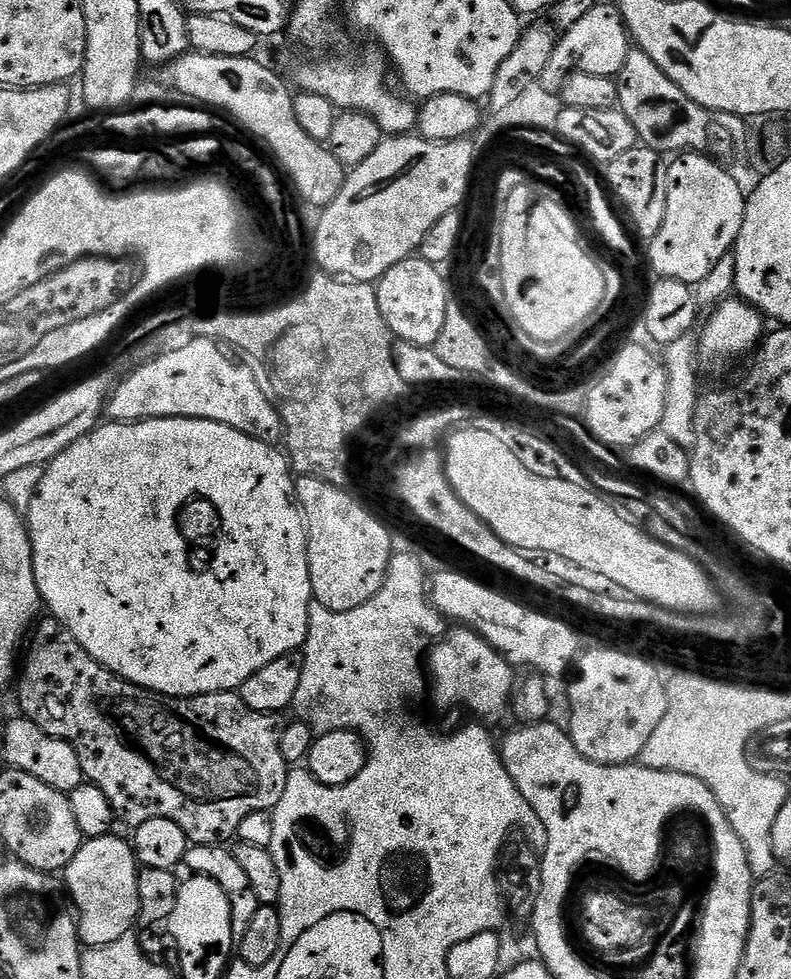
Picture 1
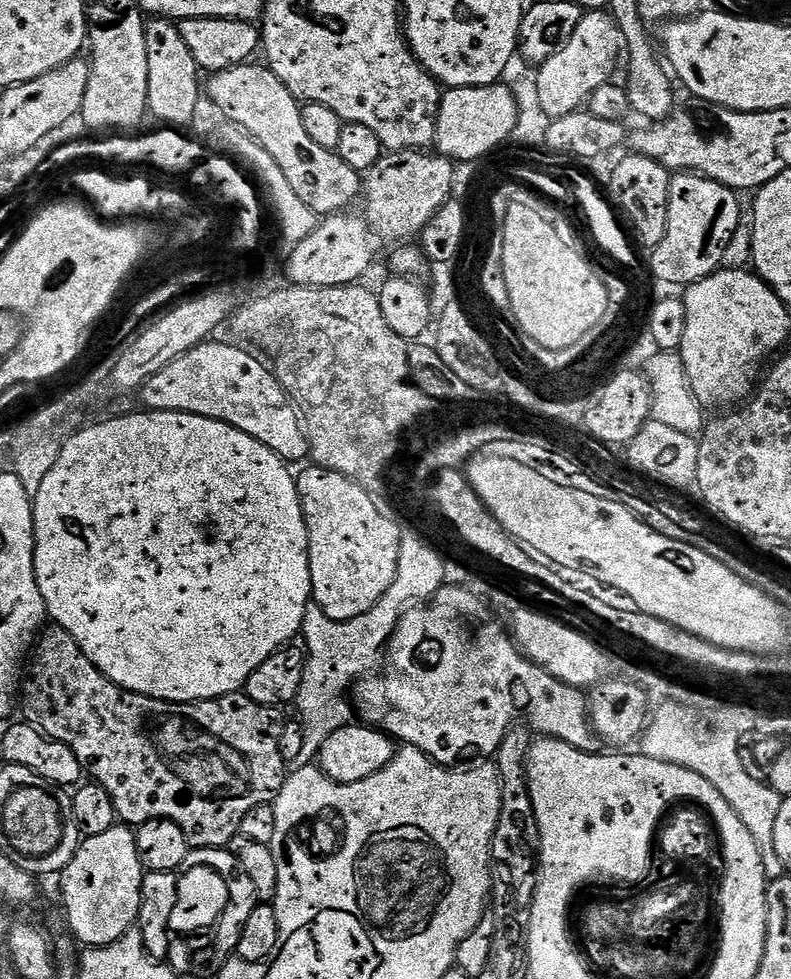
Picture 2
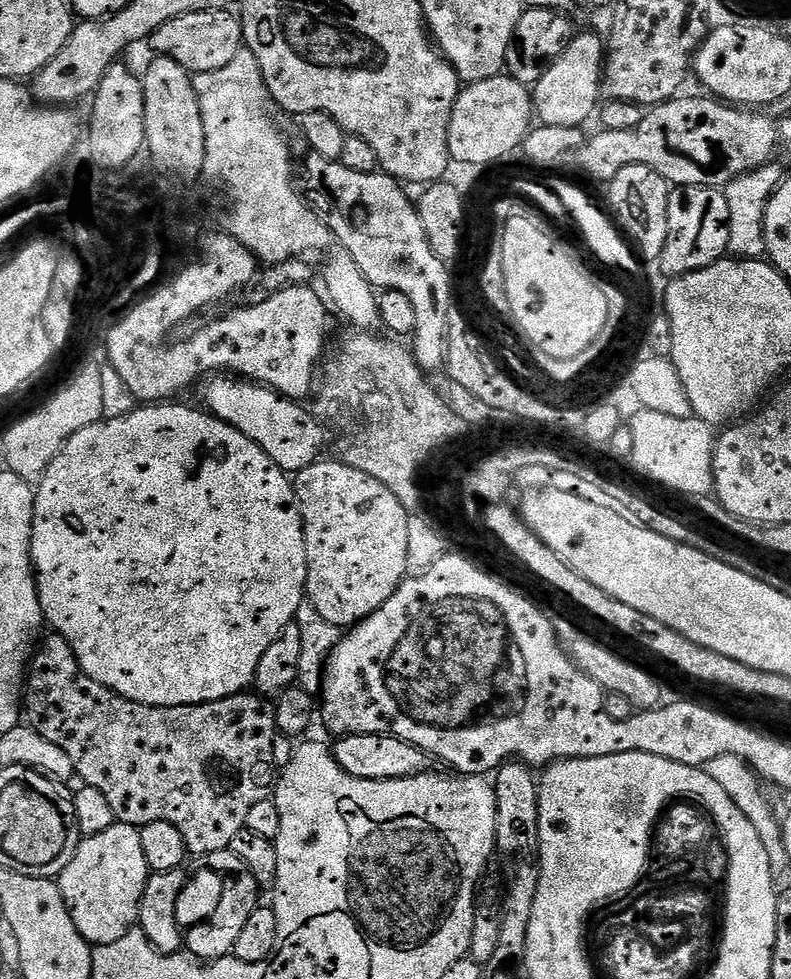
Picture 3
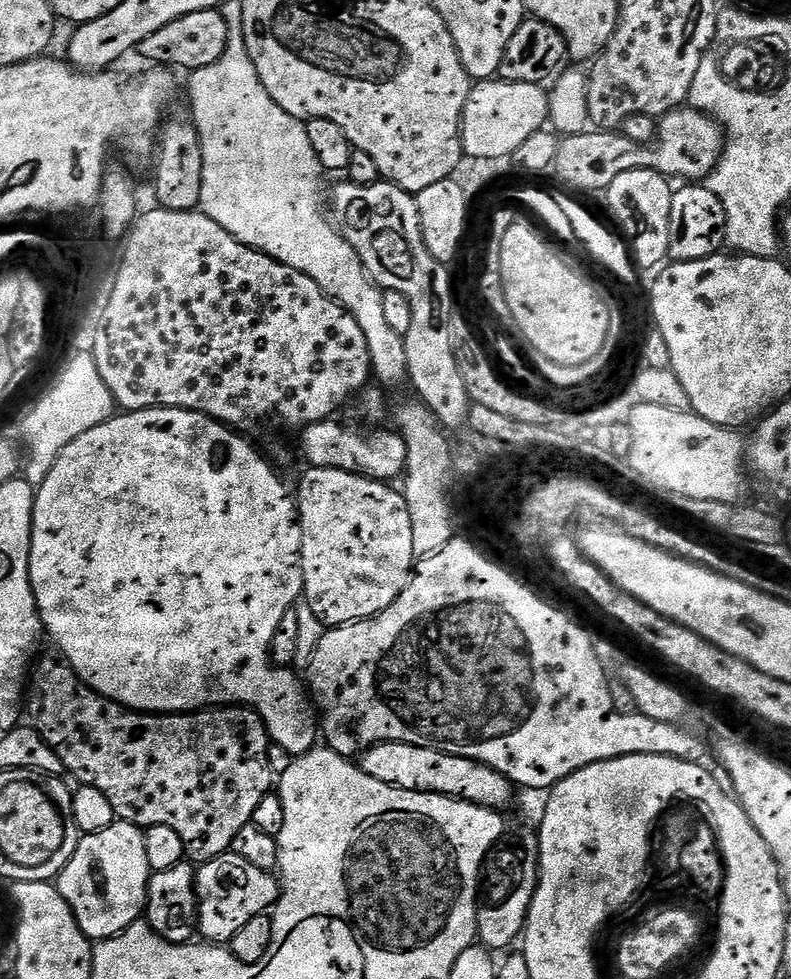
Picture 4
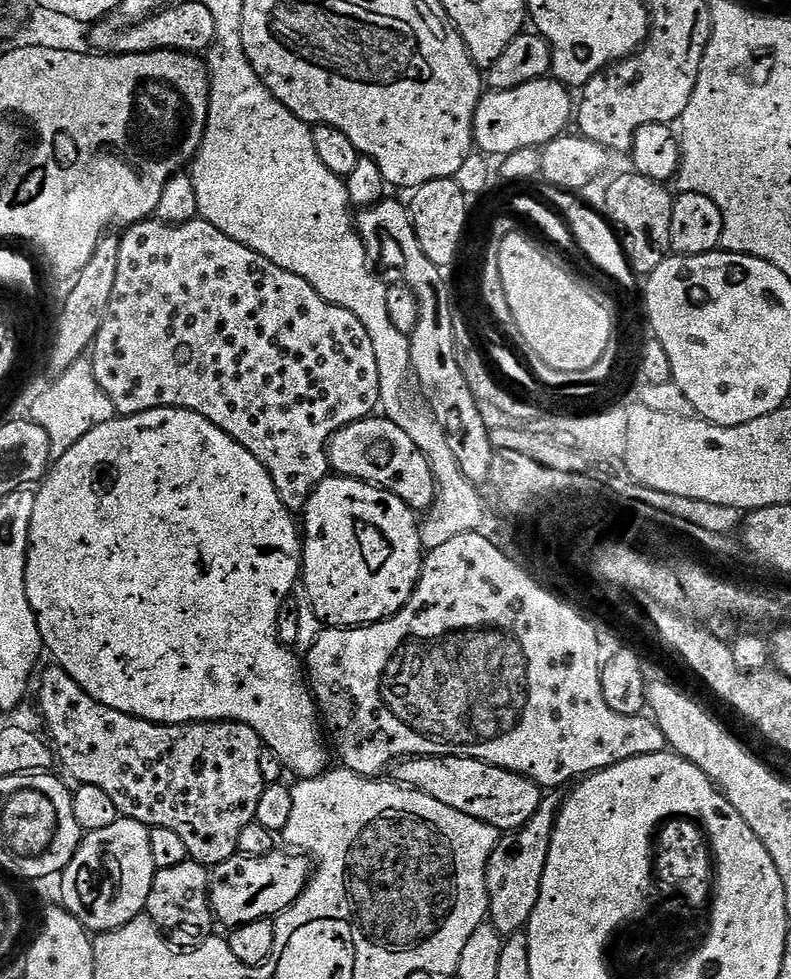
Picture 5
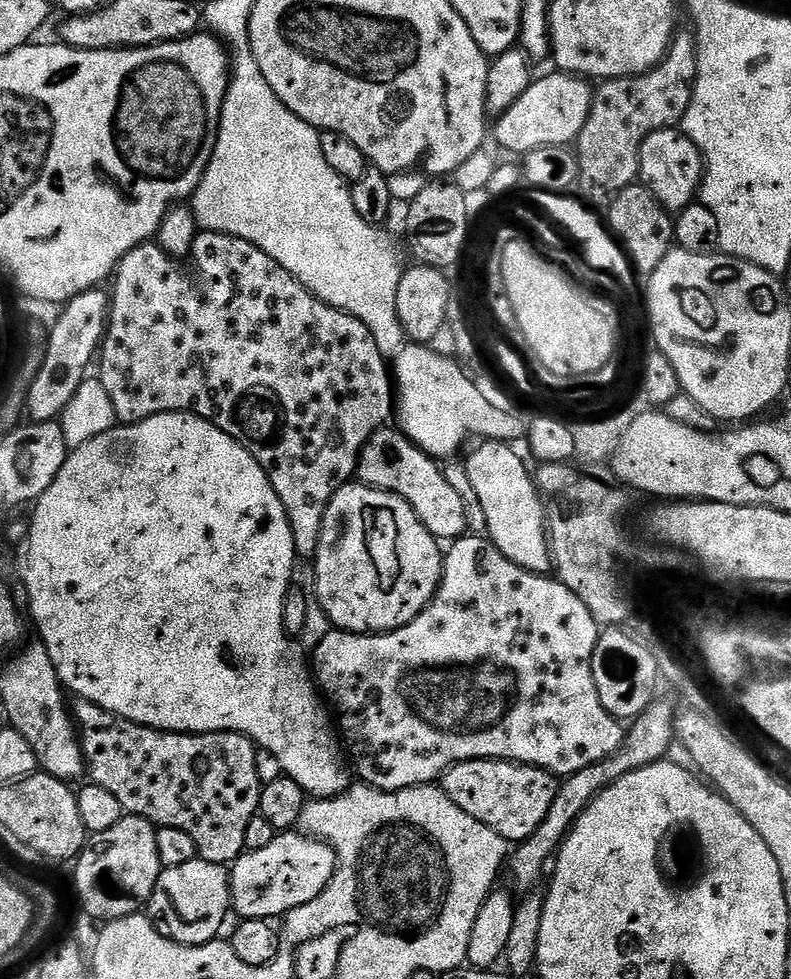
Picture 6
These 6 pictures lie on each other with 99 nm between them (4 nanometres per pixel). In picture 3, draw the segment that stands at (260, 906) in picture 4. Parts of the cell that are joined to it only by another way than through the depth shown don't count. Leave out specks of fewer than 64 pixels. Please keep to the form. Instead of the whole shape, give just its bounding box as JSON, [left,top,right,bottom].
[183,850,262,962]

